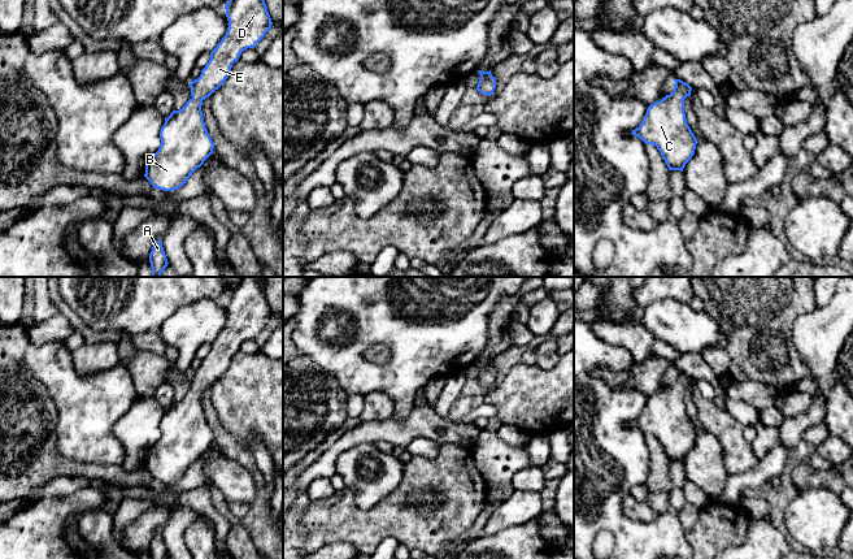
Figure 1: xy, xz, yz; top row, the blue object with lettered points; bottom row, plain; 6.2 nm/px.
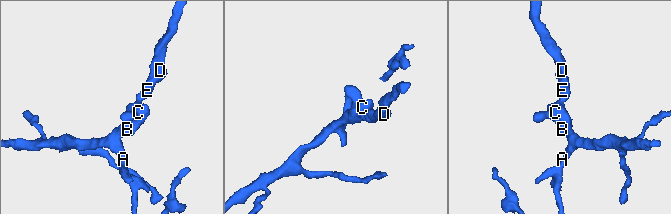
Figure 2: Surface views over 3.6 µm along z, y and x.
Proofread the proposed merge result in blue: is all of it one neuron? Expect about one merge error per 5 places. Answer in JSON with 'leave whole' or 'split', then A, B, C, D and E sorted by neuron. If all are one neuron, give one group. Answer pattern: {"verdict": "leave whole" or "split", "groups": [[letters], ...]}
{"verdict": "leave whole", "groups": [["A", "B", "C", "D", "E"]]}

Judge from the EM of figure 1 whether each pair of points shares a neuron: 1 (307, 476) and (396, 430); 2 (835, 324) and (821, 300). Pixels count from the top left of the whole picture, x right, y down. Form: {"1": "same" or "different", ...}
{"1": "same", "2": "different"}

